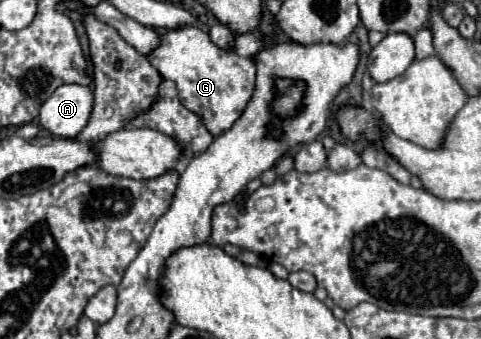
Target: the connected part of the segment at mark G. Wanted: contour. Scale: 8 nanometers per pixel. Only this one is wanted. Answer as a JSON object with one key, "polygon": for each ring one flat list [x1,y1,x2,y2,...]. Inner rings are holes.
{"polygon":[[184,25,168,31,160,37,158,47,148,53,148,61,162,73,162,77,176,83,182,103,202,117,204,125,214,137,232,127,252,97,256,73,254,61,240,57,234,51,218,49,204,29]]}

